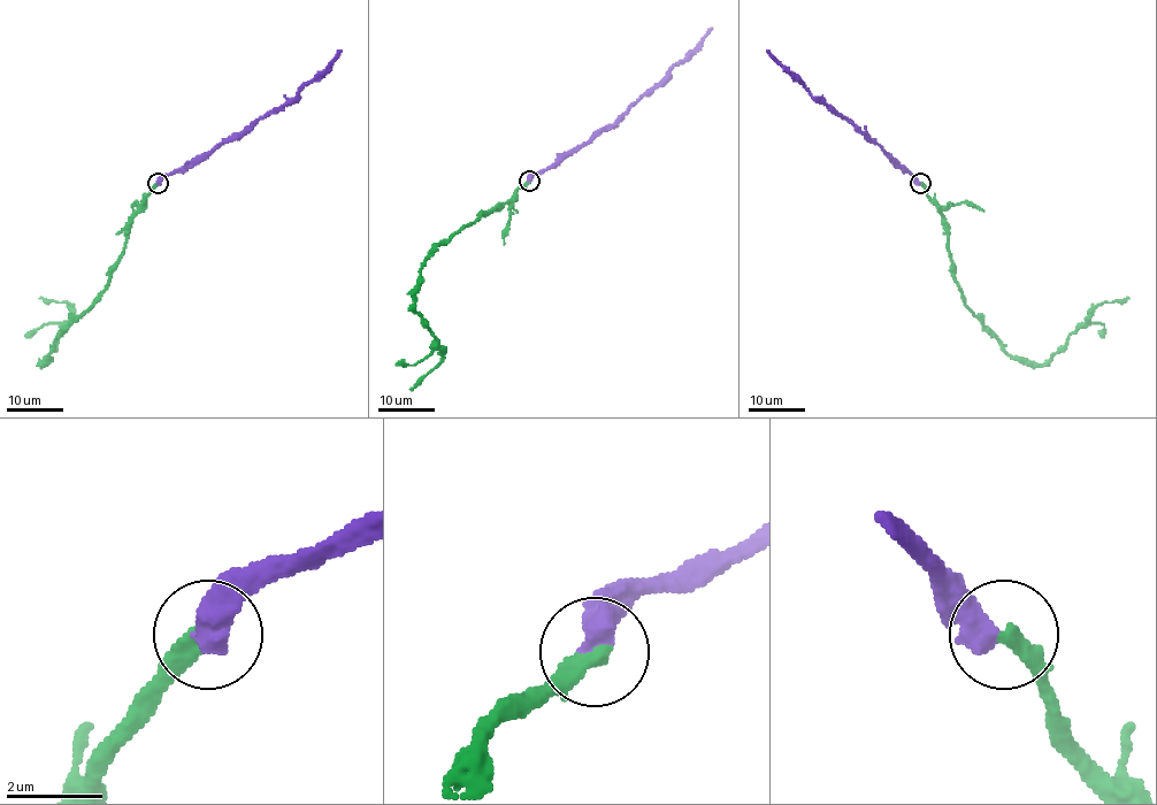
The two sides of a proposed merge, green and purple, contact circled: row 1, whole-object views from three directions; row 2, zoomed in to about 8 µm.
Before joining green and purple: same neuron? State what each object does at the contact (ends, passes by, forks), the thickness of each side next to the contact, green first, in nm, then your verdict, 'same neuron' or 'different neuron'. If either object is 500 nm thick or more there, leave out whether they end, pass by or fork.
calibres 420 and 550 nm; same neuron

